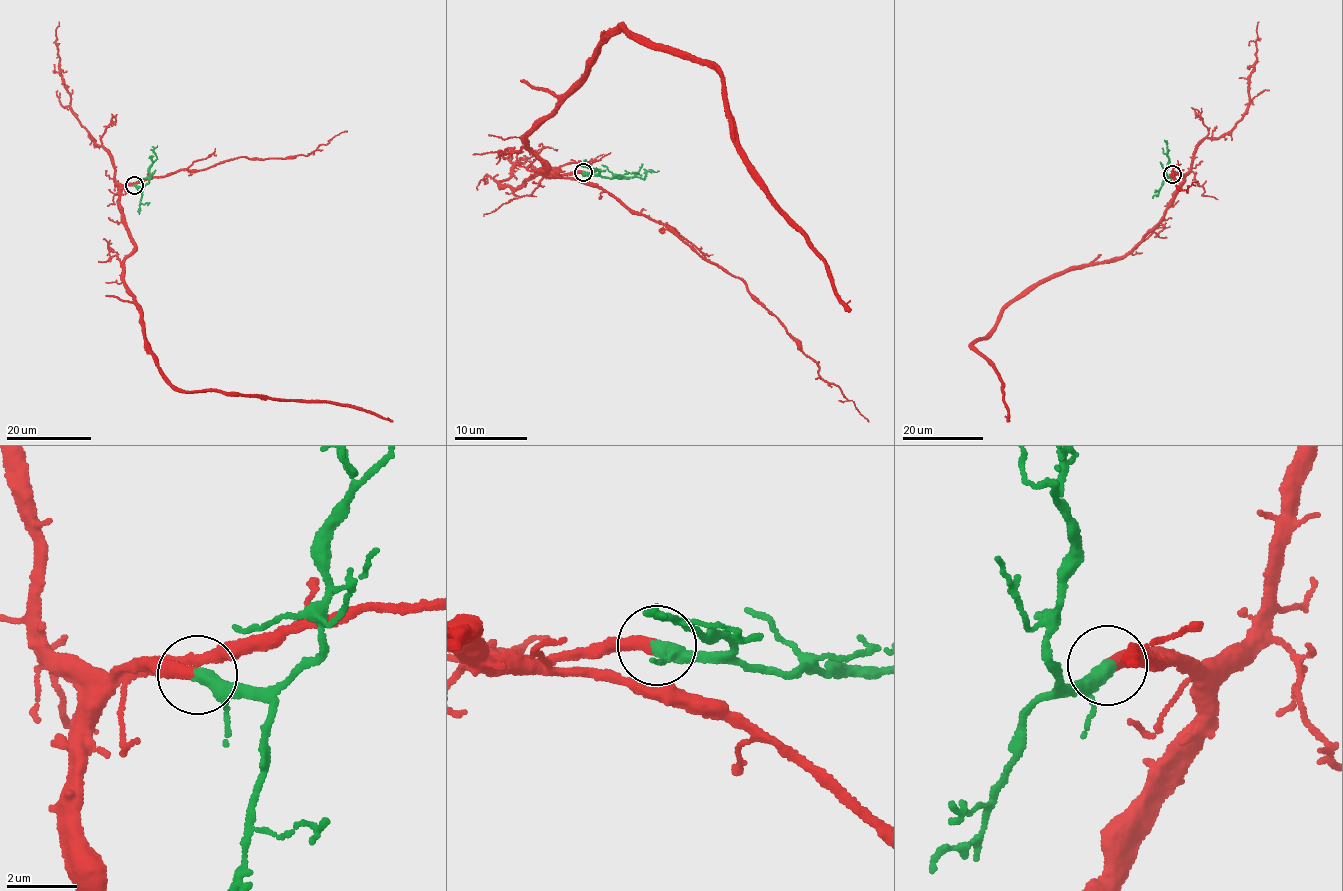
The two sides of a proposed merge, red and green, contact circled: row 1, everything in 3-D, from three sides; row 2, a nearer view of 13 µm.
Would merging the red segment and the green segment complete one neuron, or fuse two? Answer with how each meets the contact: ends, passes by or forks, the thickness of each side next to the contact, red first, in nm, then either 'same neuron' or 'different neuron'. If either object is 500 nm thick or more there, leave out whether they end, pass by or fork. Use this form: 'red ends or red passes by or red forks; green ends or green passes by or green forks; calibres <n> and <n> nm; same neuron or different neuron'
red ends; green passes by; calibres 360 and 320 nm; same neuron

